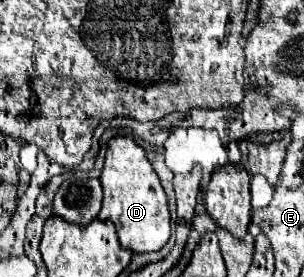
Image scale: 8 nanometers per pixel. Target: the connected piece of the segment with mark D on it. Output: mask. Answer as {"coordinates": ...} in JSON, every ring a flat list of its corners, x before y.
{"coordinates":[[113,137,107,143,105,165,101,173,103,187,103,207,97,215,99,221,111,221,117,229,117,237,123,249,133,253,151,253,159,251,169,241,169,209,165,191,145,157,145,151,127,137]]}

